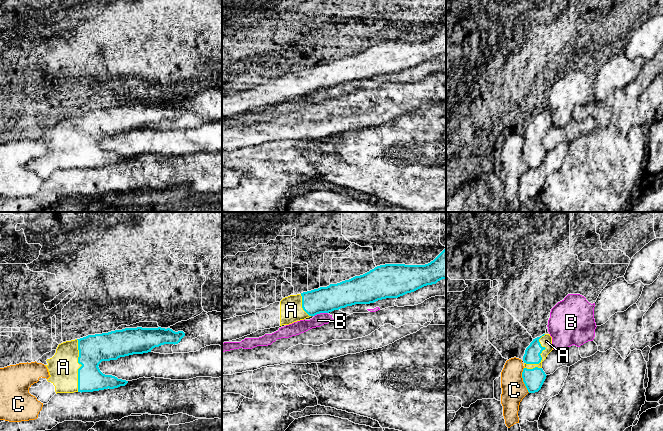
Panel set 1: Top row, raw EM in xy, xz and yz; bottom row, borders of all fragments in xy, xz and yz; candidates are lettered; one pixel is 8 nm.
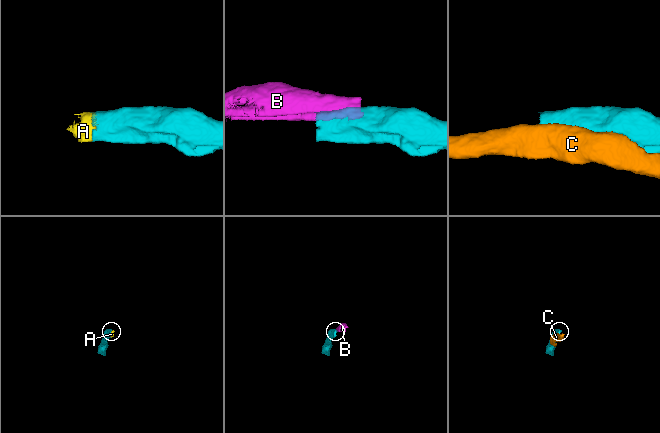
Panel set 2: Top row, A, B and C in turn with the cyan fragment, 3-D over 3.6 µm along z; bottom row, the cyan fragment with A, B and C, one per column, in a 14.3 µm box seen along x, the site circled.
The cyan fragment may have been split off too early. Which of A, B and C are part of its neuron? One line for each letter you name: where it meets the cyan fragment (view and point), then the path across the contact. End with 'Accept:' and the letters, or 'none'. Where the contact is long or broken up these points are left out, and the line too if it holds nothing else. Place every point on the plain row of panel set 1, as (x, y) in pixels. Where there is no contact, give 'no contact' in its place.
A: contact xy (81, 140)
Accept: A

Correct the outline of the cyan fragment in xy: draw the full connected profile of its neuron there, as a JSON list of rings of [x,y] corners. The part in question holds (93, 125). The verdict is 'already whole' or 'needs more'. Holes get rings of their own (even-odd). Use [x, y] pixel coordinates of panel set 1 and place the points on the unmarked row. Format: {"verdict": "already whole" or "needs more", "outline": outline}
{"verdict": "needs more", "outline": [[[137,103],[63,118],[36,137],[47,143],[50,153],[31,161],[29,169],[47,180],[57,169],[93,168],[125,162],[128,157],[103,150],[99,140],[148,129],[164,120],[175,121],[184,112],[183,107],[175,108],[170,104]]]}

